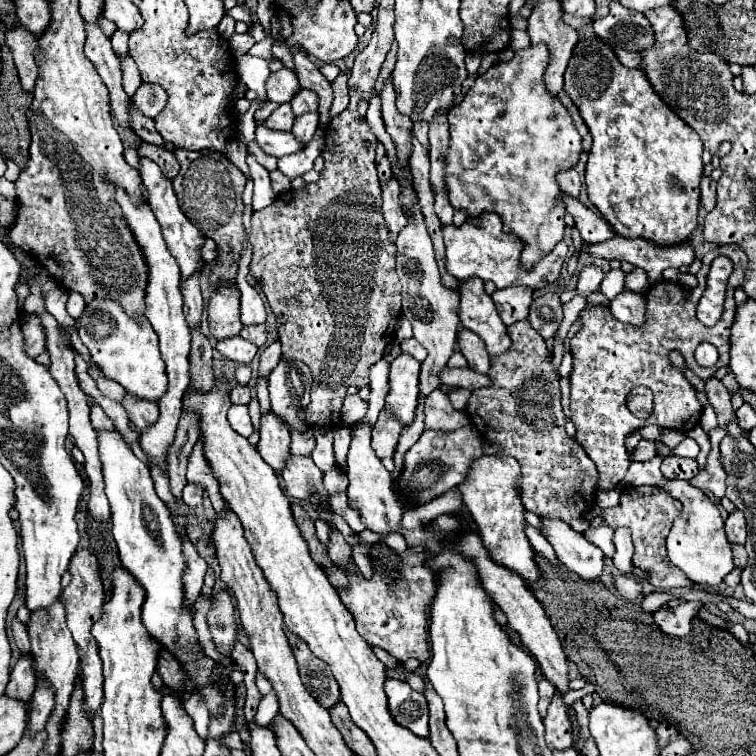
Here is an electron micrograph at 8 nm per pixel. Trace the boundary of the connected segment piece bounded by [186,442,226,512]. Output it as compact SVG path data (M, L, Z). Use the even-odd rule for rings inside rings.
M196 442L196 446L192 448L192 454L188 456L188 470L186 470L186 480L192 482L192 484L202 484L206 494L210 496L212 500L212 506L216 512L222 512L224 510L224 498L220 496L220 490L218 490L218 482L216 478L210 474L210 468L208 468L208 462L206 458L202 456L202 442Z

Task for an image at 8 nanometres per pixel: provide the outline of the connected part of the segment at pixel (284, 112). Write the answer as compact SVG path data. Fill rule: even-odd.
M290 104L278 106L264 124L266 124L268 128L272 128L272 130L290 130L292 124L294 124L294 114L292 114Z

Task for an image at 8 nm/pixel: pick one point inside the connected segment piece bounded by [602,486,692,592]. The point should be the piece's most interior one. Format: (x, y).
(648, 512)

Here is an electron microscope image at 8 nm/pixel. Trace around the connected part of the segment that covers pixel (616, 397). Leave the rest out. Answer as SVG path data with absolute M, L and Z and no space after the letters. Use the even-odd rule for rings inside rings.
M724 244L716 246L704 256L702 268L696 274L696 288L690 292L684 290L678 282L670 280L658 280L650 286L646 292L646 320L642 326L628 326L618 322L606 306L588 306L580 312L578 320L582 322L576 336L570 340L570 352L574 356L574 368L570 374L570 418L576 426L576 442L586 450L590 460L596 464L600 472L598 490L614 488L622 482L626 476L626 468L630 466L628 452L626 452L626 436L640 430L642 426L656 424L660 428L672 428L672 430L692 430L700 416L702 416L702 404L696 398L696 388L686 380L686 376L670 366L668 352L678 350L684 354L688 368L696 370L696 376L702 380L708 380L714 376L714 372L722 366L728 366L730 360L730 328L736 316L736 302L734 302L734 290L736 286L742 286L744 274L746 274L746 254L740 250L738 244ZM718 254L732 254L734 272L732 272L732 288L726 292L724 302L724 314L720 322L712 328L706 328L696 318L696 306L706 286L706 276L710 270L710 262ZM710 342L718 348L718 362L712 368L704 368L696 364L694 350L702 344ZM634 386L646 386L654 394L654 412L648 420L640 420L634 414L630 414L626 406L626 398Z

